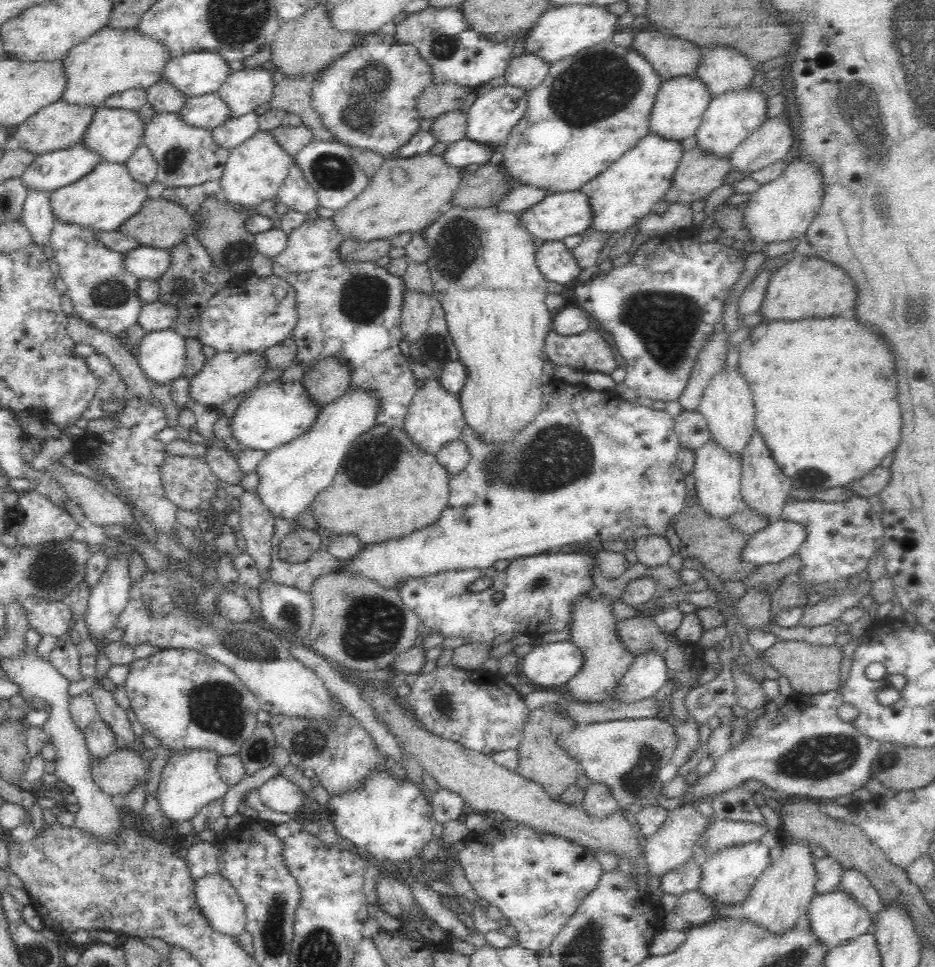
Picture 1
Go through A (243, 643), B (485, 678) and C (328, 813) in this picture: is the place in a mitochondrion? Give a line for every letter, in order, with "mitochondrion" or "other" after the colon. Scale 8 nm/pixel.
A: mitochondrion
B: other
C: other

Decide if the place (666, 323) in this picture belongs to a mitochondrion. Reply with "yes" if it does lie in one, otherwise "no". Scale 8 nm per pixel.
yes

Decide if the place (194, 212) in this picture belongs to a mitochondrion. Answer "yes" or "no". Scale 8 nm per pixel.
no

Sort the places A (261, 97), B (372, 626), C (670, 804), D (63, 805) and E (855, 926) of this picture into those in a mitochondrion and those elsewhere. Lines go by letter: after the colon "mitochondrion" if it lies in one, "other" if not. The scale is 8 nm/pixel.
A: other
B: mitochondrion
C: other
D: other
E: other

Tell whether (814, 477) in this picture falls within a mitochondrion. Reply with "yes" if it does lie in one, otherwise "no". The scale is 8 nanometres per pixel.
yes

